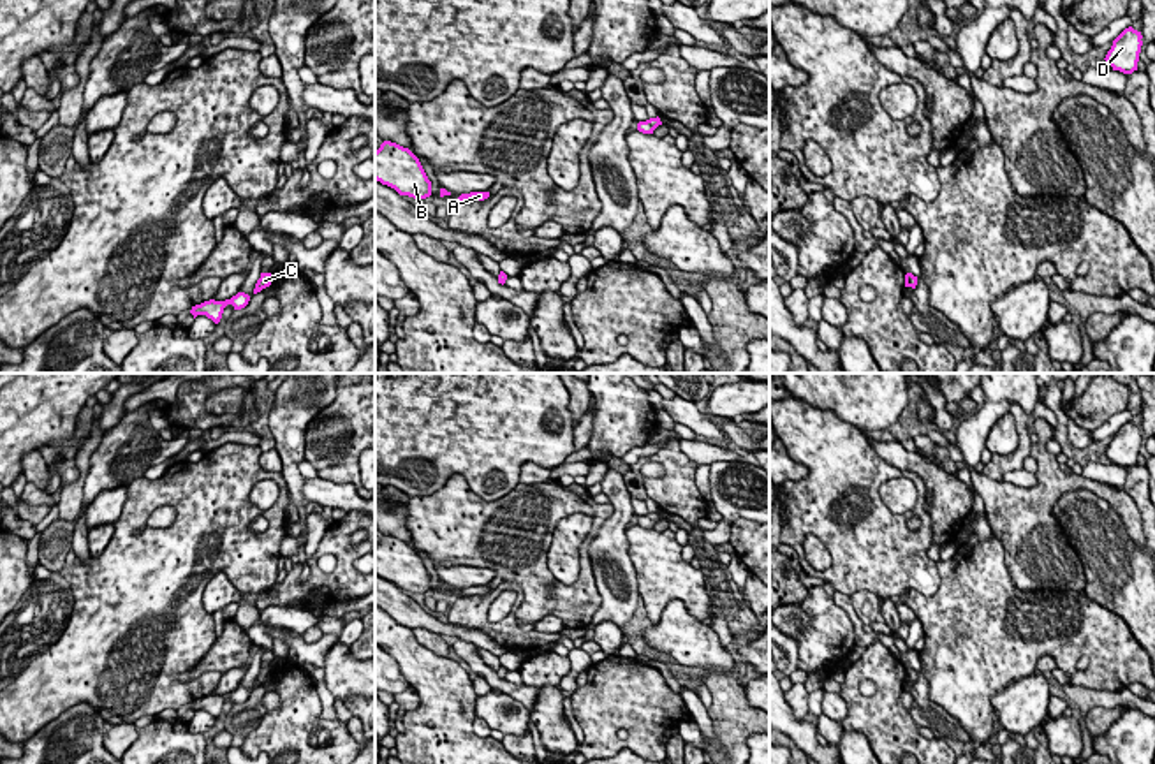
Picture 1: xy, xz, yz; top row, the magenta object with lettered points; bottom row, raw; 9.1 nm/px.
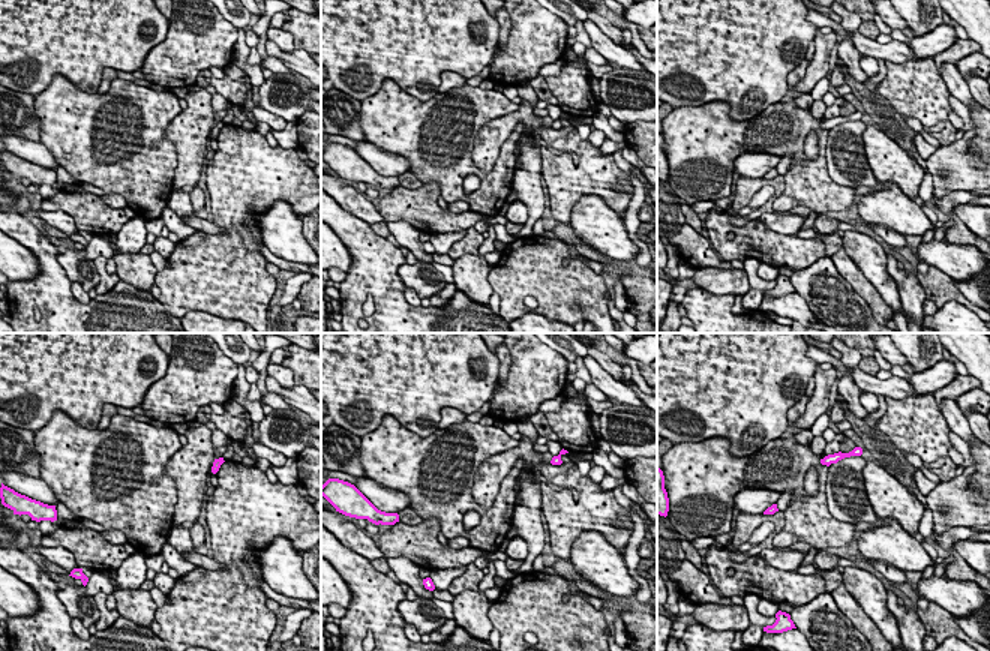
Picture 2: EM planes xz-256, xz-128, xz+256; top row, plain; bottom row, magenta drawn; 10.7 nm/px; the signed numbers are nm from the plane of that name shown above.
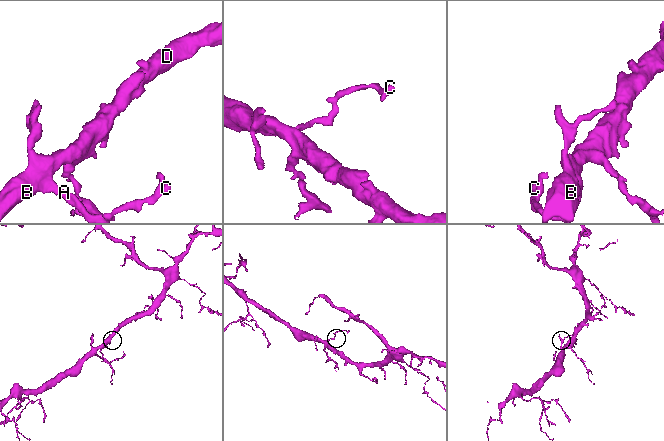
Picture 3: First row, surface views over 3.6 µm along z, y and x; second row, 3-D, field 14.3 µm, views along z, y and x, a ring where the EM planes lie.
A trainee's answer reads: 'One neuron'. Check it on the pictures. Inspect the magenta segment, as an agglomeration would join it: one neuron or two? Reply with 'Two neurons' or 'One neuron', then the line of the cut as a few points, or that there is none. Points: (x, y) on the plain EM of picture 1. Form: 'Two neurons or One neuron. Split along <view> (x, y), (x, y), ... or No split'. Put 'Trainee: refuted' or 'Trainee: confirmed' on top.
Trainee: confirmed
One neuron. No split

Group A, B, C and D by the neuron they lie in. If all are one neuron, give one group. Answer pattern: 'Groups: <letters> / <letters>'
Groups: A B C D

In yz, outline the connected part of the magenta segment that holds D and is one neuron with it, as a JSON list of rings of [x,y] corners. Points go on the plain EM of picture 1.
[[[1132,421],[1125,422],[1113,435],[1113,440],[1104,454],[1113,461],[1113,465],[1132,468],[1134,465],[1137,465],[1139,447],[1143,440],[1141,433],[1141,426],[1134,424]]]

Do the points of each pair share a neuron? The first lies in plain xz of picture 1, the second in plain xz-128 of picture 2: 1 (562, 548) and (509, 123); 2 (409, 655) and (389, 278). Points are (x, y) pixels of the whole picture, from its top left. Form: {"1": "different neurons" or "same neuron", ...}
{"1": "same neuron", "2": "same neuron"}

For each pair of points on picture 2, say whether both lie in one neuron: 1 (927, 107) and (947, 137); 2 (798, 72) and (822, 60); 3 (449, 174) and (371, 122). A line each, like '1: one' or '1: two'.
1: one
2: two
3: one

